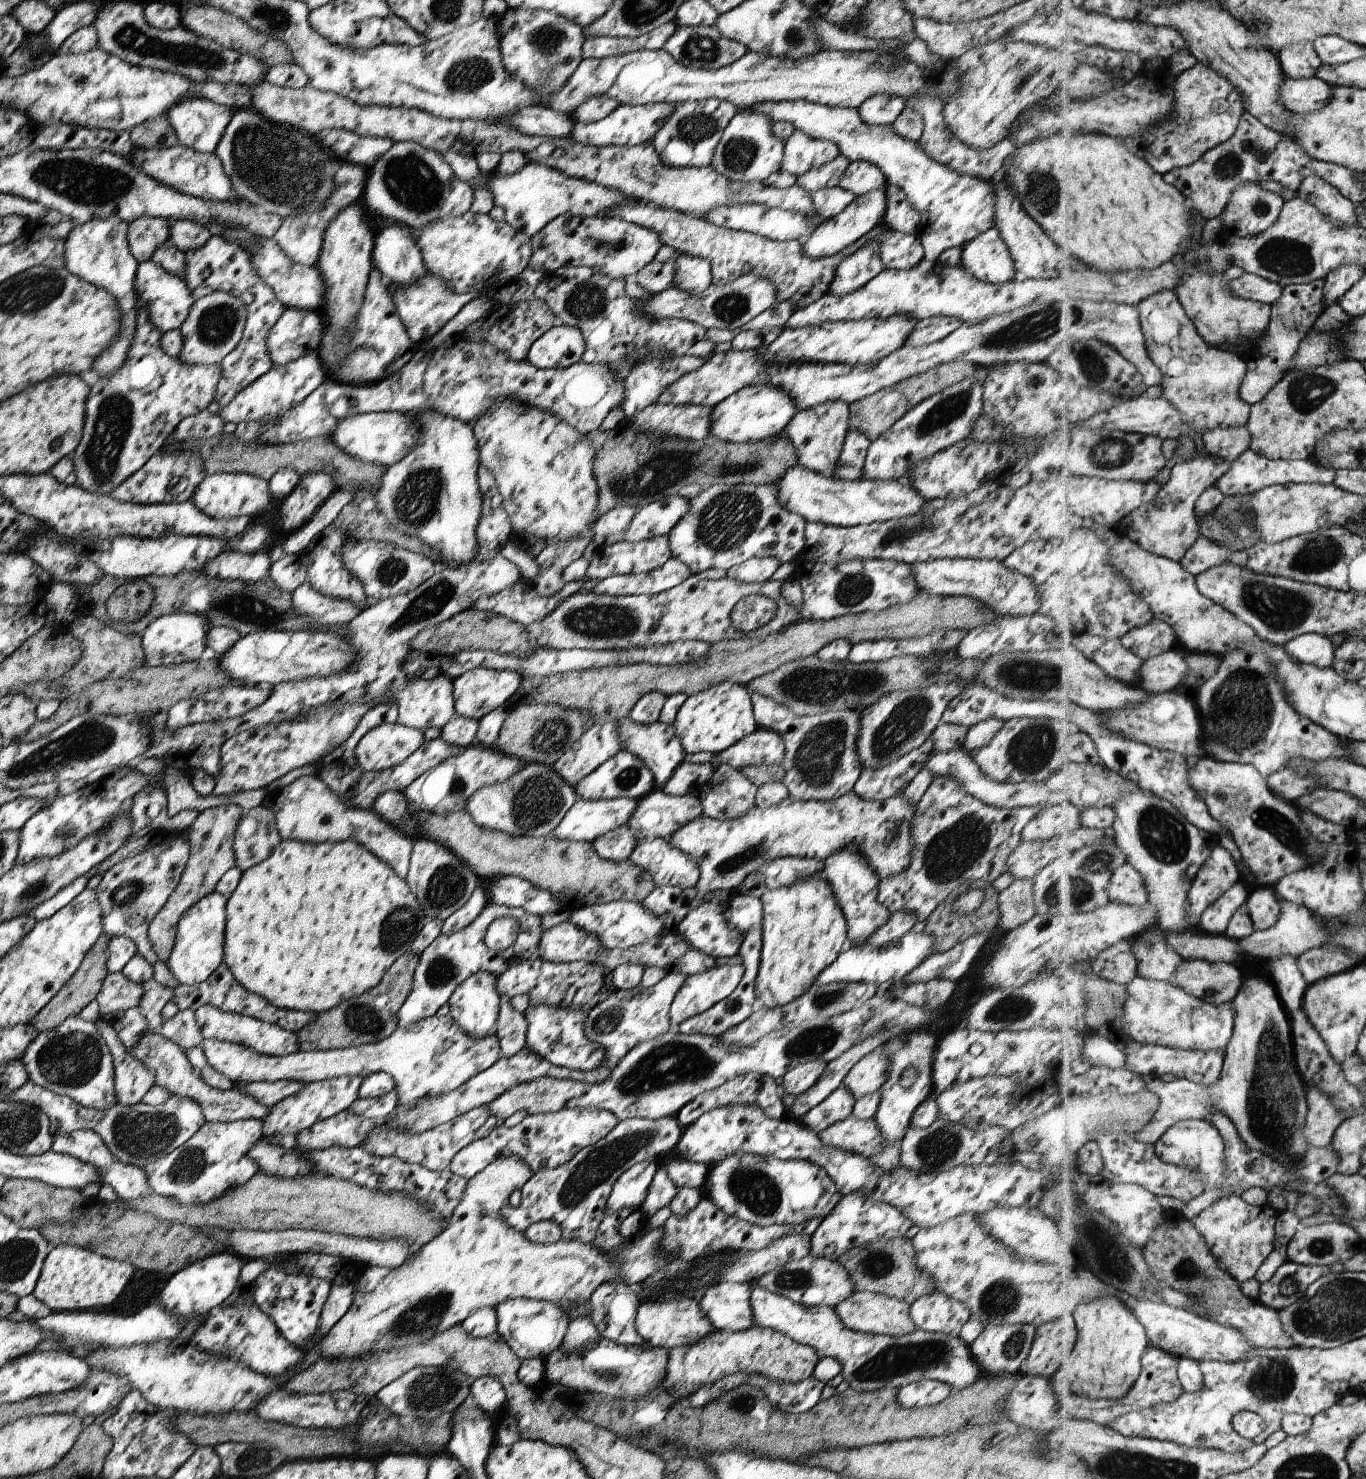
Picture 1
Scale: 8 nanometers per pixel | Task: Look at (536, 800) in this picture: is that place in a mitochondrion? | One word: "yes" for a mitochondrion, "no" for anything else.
yes

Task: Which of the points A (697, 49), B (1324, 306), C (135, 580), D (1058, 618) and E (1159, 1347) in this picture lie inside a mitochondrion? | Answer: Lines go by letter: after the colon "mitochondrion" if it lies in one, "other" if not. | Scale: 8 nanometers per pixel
A: mitochondrion
B: other
C: other
D: other
E: other

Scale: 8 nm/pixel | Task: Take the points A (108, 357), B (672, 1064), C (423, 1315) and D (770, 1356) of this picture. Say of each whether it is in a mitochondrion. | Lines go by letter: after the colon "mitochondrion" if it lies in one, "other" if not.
A: mitochondrion
B: mitochondrion
C: mitochondrion
D: other

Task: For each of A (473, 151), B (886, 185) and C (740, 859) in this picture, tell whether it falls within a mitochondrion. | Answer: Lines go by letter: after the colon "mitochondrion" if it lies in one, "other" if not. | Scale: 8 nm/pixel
A: other
B: other
C: mitochondrion

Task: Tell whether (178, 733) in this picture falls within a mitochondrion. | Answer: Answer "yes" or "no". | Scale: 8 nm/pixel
no

